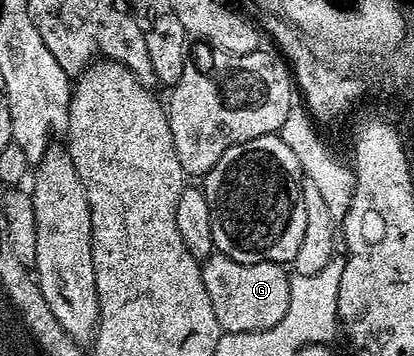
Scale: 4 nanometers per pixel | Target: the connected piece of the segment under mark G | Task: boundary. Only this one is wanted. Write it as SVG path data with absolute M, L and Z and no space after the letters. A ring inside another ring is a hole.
M212 254L202 261L201 267L205 290L209 290L209 302L213 302L213 314L217 314L217 322L224 333L260 332L272 328L285 316L285 310L289 308L291 276L284 265L273 262L242 264L228 256Z

